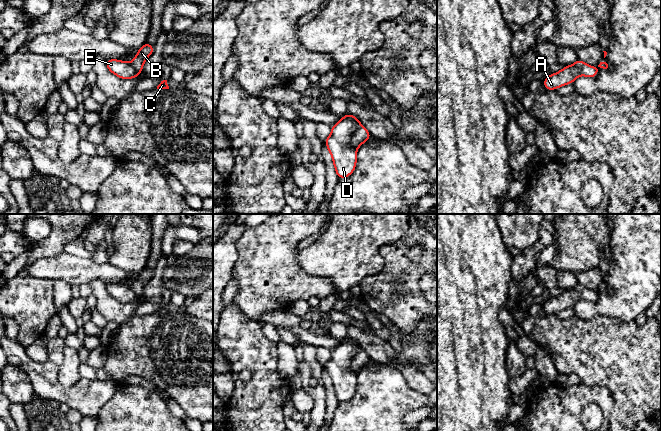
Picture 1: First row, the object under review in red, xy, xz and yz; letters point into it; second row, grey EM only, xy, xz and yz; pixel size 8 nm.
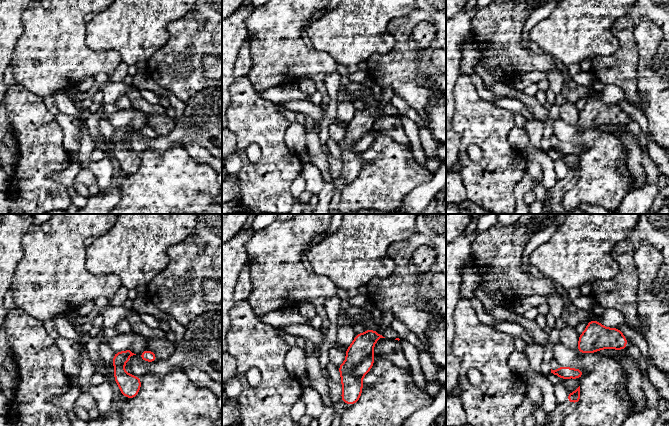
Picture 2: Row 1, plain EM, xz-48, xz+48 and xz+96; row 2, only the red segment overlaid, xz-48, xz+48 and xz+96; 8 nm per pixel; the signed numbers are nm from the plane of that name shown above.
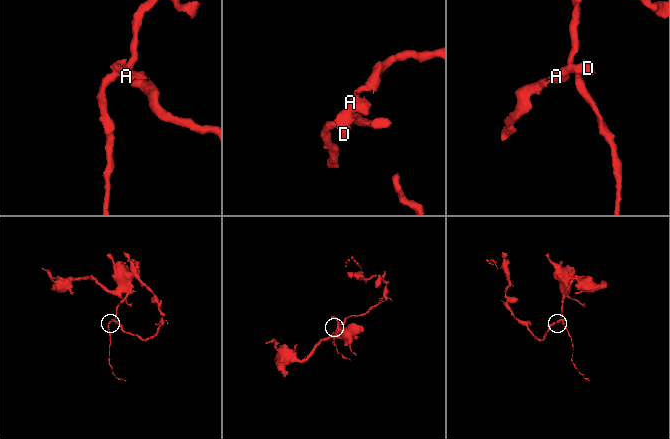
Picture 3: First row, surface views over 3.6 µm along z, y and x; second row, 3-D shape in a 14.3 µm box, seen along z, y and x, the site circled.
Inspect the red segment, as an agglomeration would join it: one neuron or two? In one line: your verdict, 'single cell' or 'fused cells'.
fused cells

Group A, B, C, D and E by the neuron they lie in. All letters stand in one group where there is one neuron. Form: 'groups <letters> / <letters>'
groups A C D E / B

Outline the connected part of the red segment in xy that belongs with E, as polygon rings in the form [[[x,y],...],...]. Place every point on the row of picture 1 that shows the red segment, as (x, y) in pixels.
[[[107,59],[106,67],[114,75],[121,79],[138,78],[139,74],[133,69],[132,65],[128,62],[116,59]]]

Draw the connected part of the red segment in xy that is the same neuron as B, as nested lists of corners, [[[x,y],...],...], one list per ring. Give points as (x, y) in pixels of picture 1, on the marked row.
[[[147,41],[137,51],[136,57],[132,60],[131,65],[133,69],[140,74],[143,69],[144,62],[154,52],[154,46],[151,46]]]

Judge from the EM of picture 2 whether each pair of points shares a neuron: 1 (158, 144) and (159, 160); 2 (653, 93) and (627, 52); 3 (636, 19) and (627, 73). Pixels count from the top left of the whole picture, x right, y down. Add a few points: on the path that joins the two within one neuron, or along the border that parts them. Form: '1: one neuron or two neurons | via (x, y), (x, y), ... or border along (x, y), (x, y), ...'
1: two neurons | border along (182, 146), (164, 151), (146, 149), (141, 154)
2: two neurons | border along (637, 44), (637, 89), (639, 91)
3: one neuron | via (627, 32), (627, 60)

